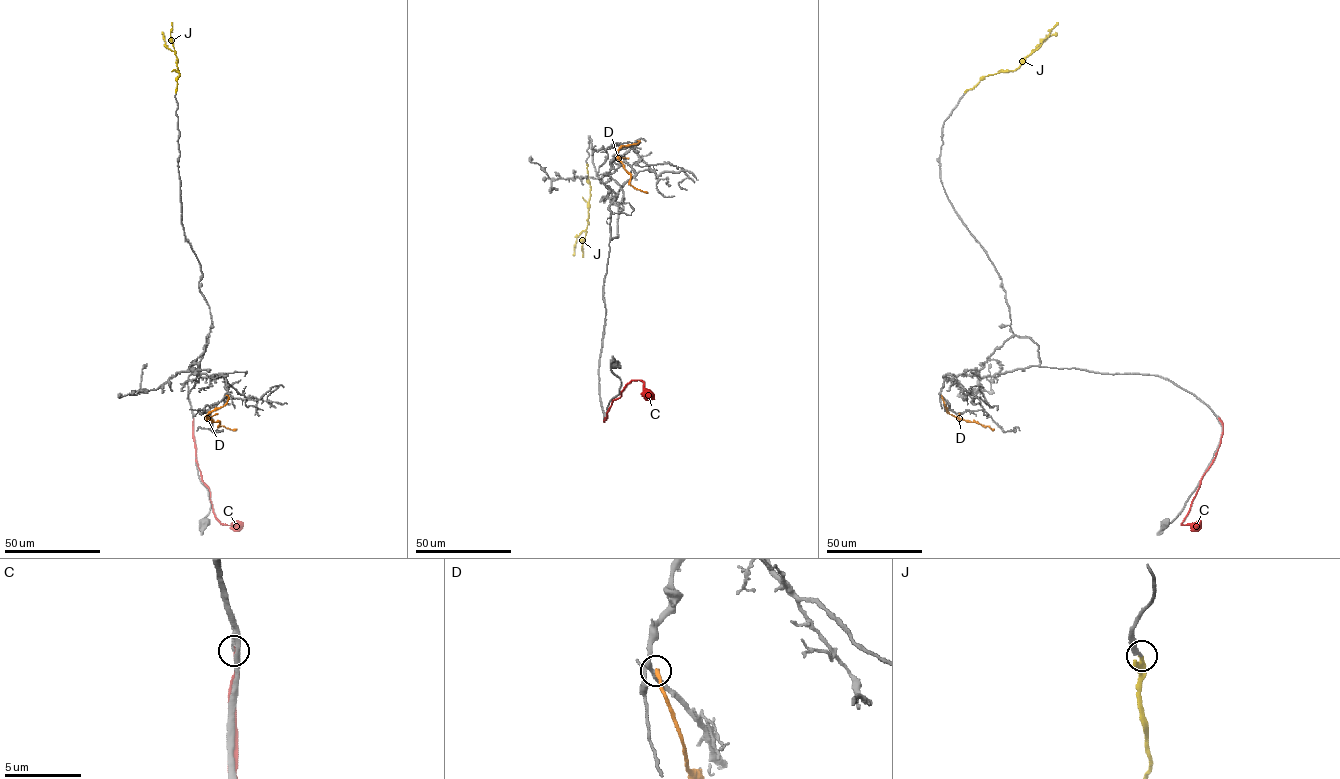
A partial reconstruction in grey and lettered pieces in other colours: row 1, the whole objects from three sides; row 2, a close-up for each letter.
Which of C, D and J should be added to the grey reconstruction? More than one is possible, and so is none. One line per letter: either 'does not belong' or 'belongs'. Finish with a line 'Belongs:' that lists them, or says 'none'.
C: does not belong
D: does not belong
J: belongs
Belongs: J

